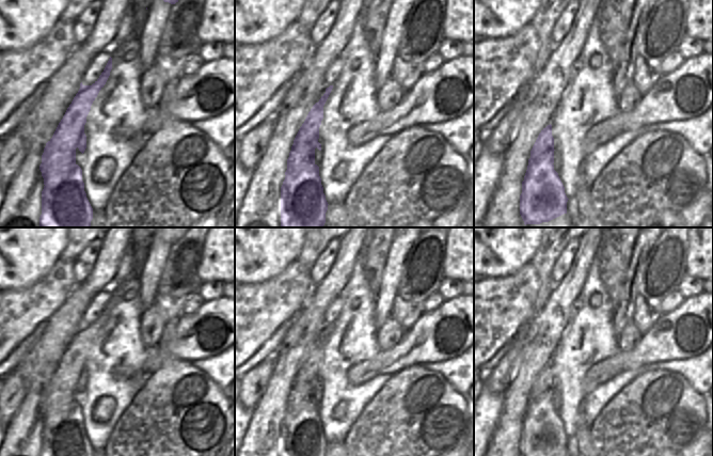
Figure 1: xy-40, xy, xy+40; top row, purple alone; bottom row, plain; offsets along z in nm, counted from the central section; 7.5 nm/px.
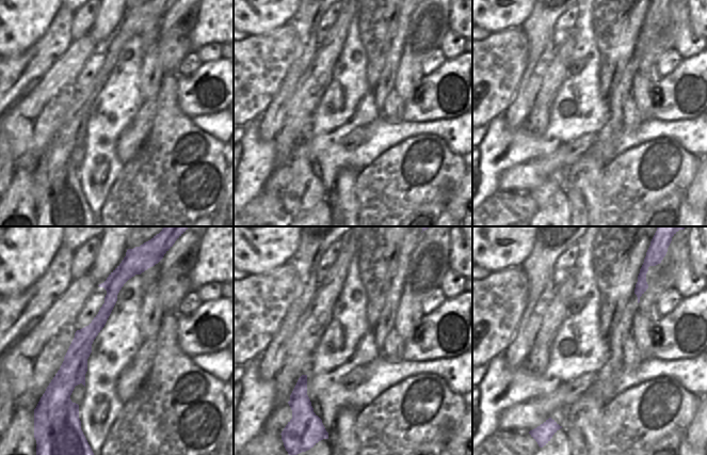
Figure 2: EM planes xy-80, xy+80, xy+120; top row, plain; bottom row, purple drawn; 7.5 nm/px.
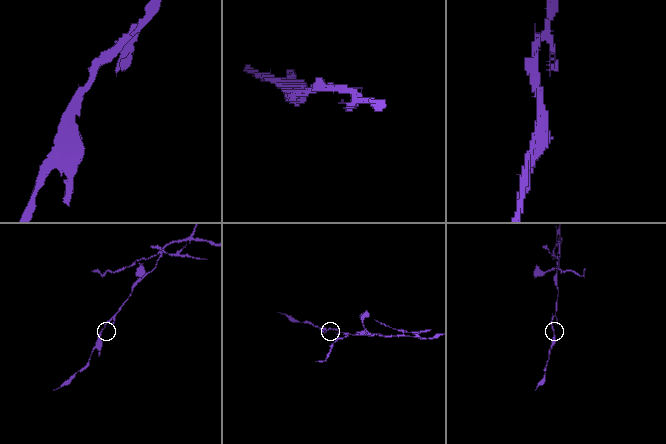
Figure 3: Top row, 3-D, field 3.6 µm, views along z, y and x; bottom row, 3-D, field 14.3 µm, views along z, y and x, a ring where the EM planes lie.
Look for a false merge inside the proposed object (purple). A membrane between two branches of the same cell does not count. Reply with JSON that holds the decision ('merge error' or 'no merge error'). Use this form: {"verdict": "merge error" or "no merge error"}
{"verdict": "merge error"}

